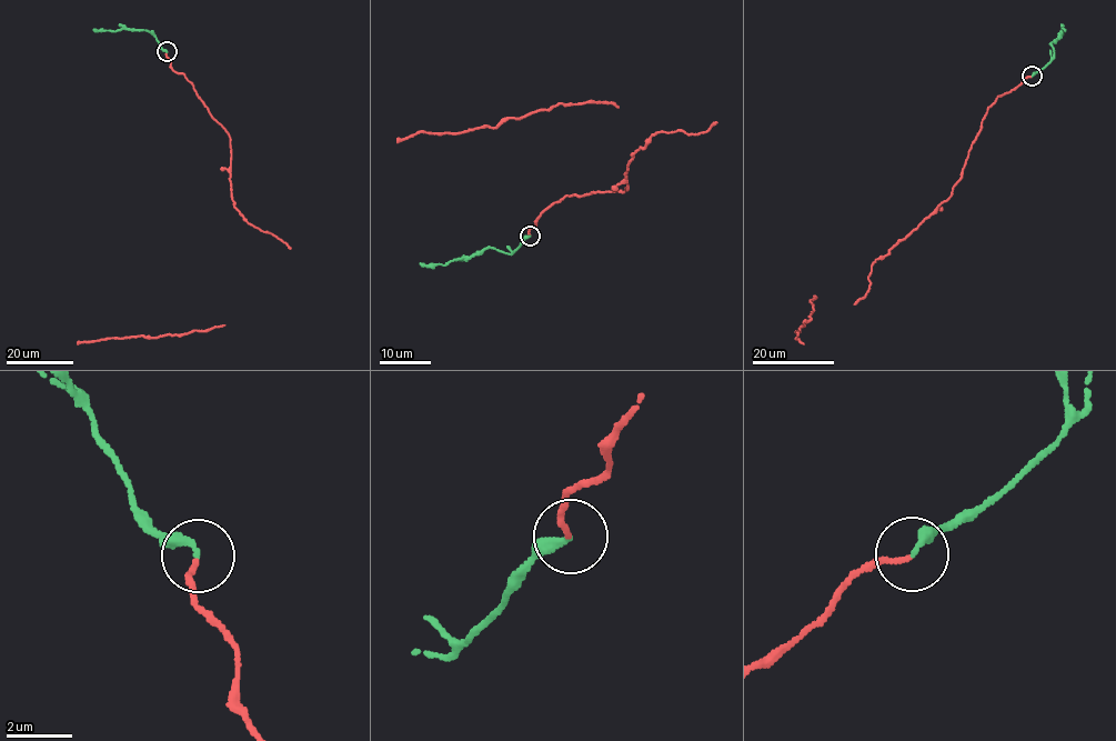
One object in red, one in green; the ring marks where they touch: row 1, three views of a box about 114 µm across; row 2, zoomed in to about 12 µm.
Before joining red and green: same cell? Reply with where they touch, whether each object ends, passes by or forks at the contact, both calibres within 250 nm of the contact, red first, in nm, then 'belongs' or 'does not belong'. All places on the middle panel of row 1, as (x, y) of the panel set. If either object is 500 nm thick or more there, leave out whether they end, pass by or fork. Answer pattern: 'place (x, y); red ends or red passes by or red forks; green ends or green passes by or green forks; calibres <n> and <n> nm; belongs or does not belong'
place (530, 236); red ends; green ends; calibres 150 and 260 nm; belongs

